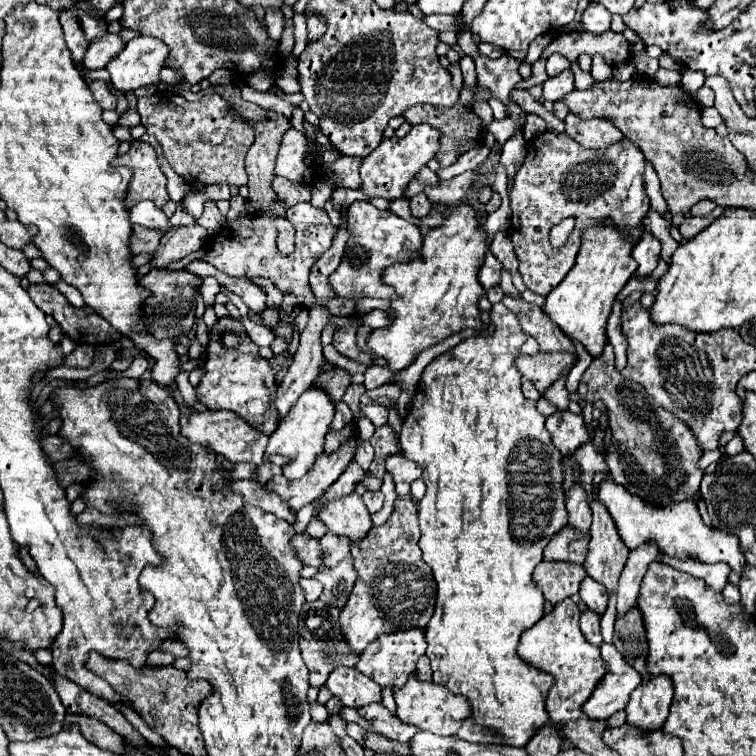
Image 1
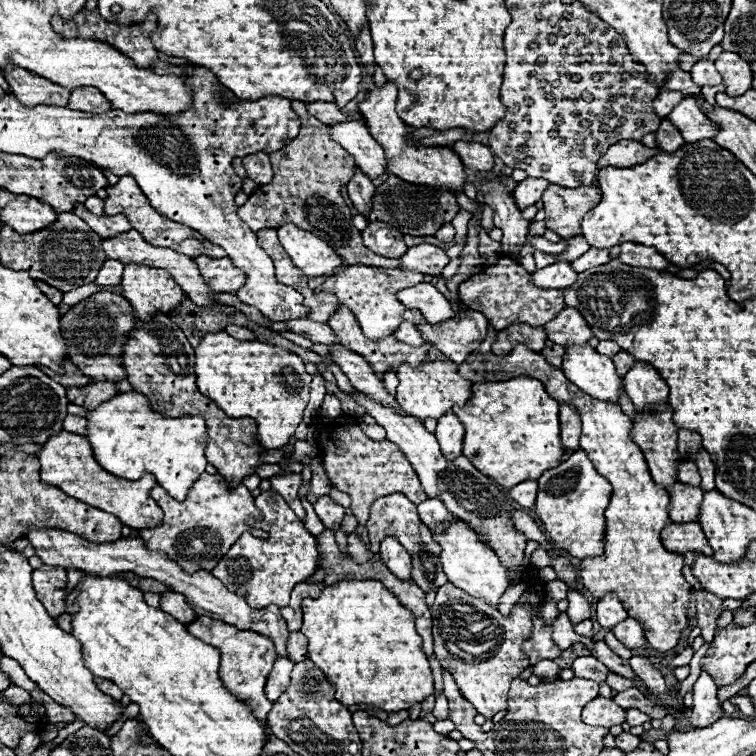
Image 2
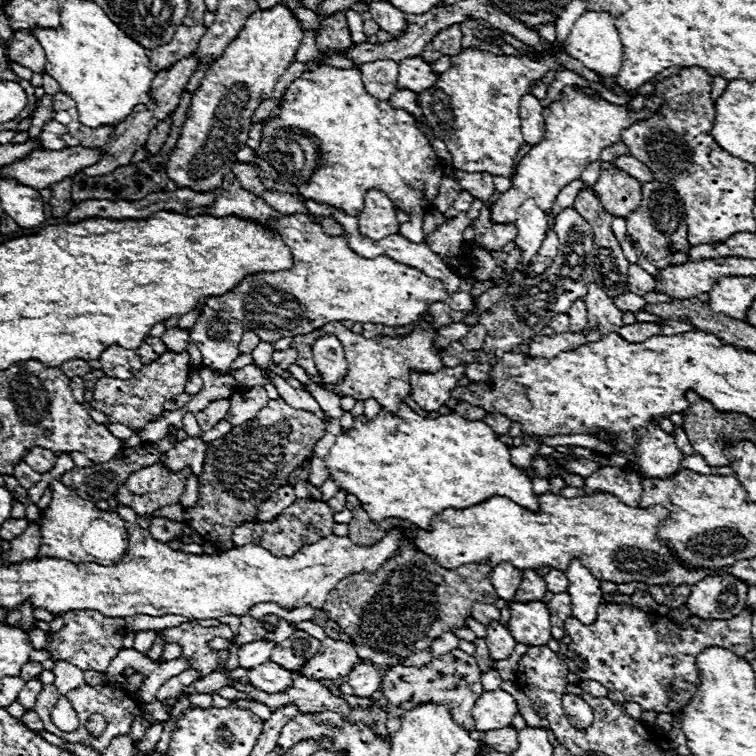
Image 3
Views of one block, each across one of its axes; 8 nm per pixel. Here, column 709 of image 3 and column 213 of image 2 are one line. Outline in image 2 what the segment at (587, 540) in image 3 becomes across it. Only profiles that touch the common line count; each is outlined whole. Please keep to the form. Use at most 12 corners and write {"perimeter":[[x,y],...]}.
{"perimeter":[[280,494],[212,576],[256,610],[288,606],[316,572],[316,538]]}

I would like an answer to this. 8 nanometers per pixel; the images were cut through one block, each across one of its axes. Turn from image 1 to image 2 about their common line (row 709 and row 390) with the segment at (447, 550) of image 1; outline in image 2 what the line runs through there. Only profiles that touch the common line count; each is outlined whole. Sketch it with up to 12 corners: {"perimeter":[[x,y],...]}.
{"perimeter":[[540,380],[472,384],[462,454],[504,488],[564,456]]}

